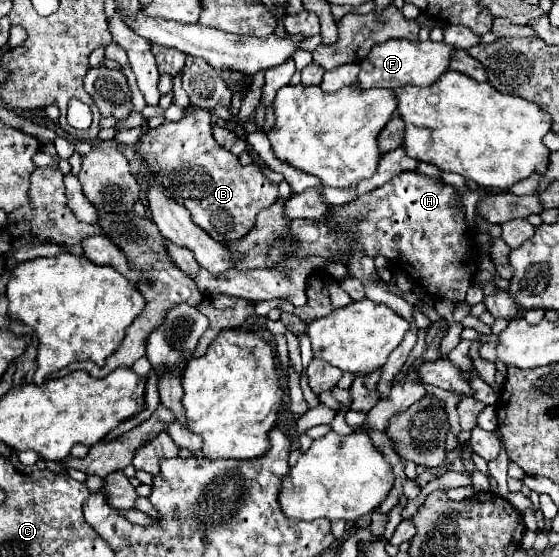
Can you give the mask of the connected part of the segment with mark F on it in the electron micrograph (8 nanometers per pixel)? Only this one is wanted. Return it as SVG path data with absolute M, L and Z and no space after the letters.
M385 41L381 45L375 45L371 53L361 61L359 71L359 85L363 89L369 87L389 87L397 89L401 85L417 85L417 87L429 87L433 85L447 69L449 61L453 57L455 47L447 43L433 43L433 41Z

